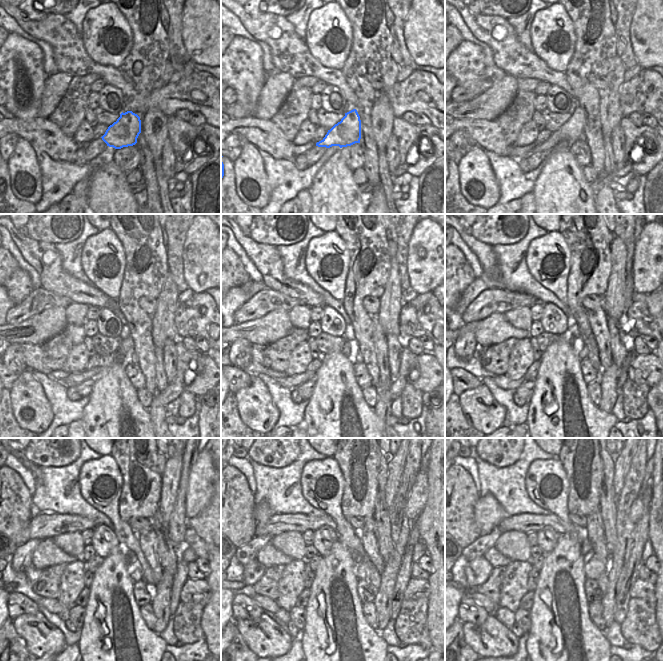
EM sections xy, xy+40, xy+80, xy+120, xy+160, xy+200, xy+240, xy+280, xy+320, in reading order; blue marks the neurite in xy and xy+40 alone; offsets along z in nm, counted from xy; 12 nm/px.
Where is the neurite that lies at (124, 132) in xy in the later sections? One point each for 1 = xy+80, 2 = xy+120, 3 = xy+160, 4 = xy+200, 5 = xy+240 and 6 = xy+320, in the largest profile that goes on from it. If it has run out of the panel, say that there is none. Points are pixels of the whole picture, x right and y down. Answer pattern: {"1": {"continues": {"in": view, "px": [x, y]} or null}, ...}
{"1": {"continues": {"in": "xy+80", "px": [570, 131]}}, "2": {"continues": {"in": "xy+120", "px": [74, 379]}}, "3": {"continues": {"in": "xy+160", "px": [293, 382]}}, "4": {"continues": {"in": "xy+200", "px": [502, 381]}}, "5": {"continues": {"in": "xy+240", "px": [54, 606]}}, "6": {"continues": {"in": "xy+320", "px": [484, 601]}}}

